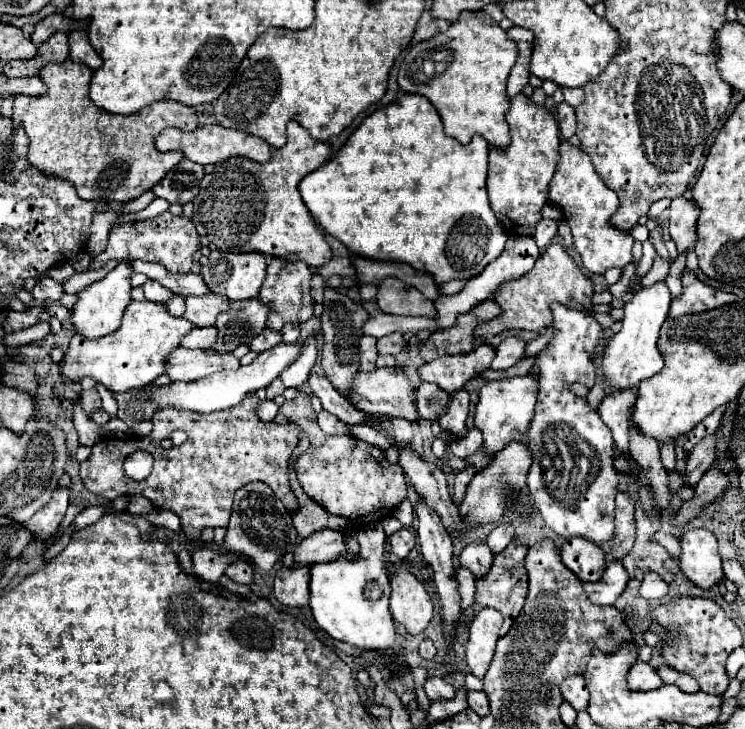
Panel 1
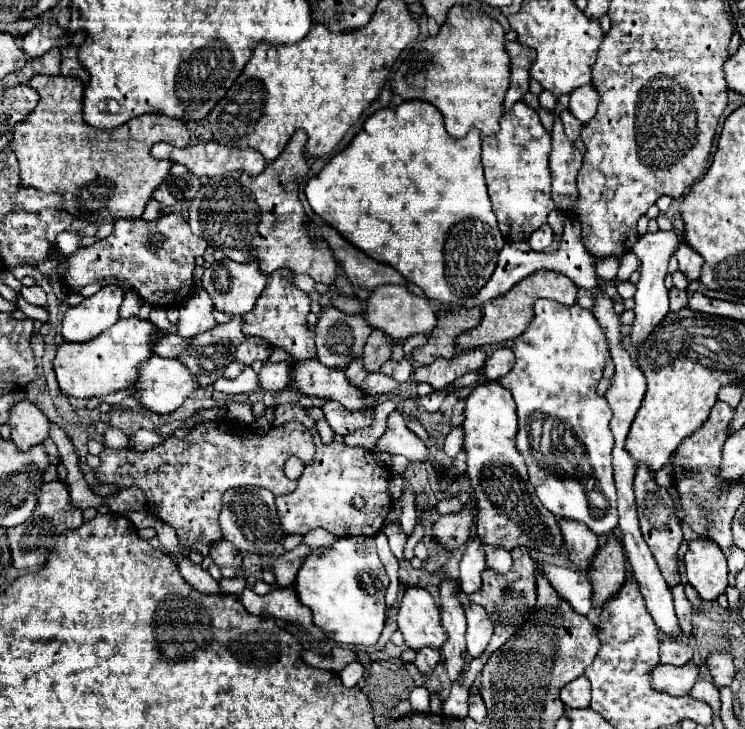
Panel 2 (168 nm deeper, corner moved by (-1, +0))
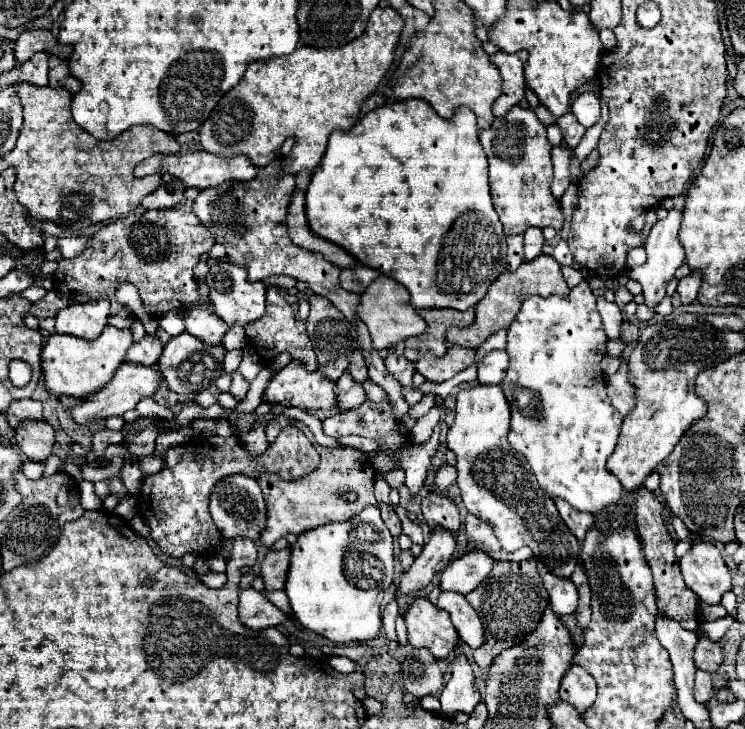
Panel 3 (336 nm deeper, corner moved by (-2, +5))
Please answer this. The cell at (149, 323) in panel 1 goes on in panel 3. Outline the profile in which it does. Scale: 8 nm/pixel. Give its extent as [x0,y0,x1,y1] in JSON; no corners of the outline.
[42,325,132,399]

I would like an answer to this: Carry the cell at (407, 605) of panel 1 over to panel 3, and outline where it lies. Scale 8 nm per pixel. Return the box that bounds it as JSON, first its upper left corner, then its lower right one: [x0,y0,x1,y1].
[404,597,460,659]

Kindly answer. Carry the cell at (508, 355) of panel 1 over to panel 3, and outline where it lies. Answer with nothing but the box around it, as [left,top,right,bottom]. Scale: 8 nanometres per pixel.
[478,351,508,385]

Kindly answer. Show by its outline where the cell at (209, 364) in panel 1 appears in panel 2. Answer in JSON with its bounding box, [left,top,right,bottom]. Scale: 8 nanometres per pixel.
[137,356,197,414]

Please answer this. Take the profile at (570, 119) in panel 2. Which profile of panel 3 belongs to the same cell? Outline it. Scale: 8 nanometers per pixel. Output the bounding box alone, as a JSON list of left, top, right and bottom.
[558,113,584,149]

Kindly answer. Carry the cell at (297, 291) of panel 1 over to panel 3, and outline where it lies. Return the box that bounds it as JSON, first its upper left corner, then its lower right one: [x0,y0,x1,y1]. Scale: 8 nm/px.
[246,287,318,371]

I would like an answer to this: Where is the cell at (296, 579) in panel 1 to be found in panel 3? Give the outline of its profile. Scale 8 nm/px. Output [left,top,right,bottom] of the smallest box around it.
[240,587,287,631]

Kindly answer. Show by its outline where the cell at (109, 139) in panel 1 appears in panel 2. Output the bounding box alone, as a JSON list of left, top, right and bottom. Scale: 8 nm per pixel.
[9,76,189,222]

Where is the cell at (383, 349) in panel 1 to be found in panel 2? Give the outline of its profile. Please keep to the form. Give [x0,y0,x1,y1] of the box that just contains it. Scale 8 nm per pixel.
[363,330,393,372]

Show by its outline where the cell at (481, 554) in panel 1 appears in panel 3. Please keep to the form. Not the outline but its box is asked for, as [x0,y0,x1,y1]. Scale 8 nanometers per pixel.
[448,385,580,579]

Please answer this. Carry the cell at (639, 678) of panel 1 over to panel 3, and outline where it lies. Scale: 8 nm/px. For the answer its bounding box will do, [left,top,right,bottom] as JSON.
[694,671,714,703]

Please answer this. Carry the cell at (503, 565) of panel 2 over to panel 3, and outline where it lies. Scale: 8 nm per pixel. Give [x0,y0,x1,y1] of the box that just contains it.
[440,553,494,595]

